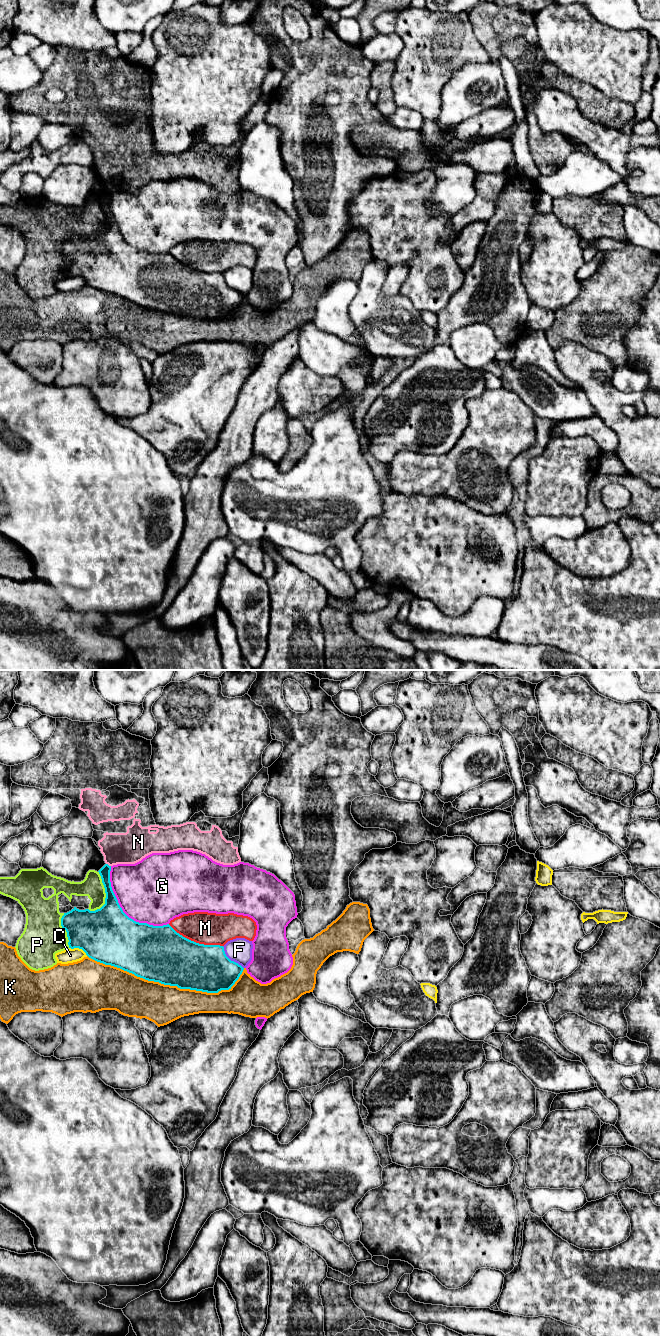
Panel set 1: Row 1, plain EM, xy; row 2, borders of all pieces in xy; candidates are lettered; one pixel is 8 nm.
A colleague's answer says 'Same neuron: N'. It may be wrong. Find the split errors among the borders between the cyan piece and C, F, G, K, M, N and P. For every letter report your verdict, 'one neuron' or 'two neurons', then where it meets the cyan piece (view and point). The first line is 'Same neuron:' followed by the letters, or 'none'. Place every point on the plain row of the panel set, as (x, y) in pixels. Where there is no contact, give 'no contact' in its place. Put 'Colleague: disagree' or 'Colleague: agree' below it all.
Same neuron: none
C: two neurons | xy (78, 275)
F: two neurons | xy (229, 287)
G: two neurons | xy (122, 239)
K: two neurons | xy (168, 312)
M: two neurons | xy (195, 270)
N: two neurons | xy (107, 192)
P: two neurons | xy (106, 222)
Colleague: disagree

